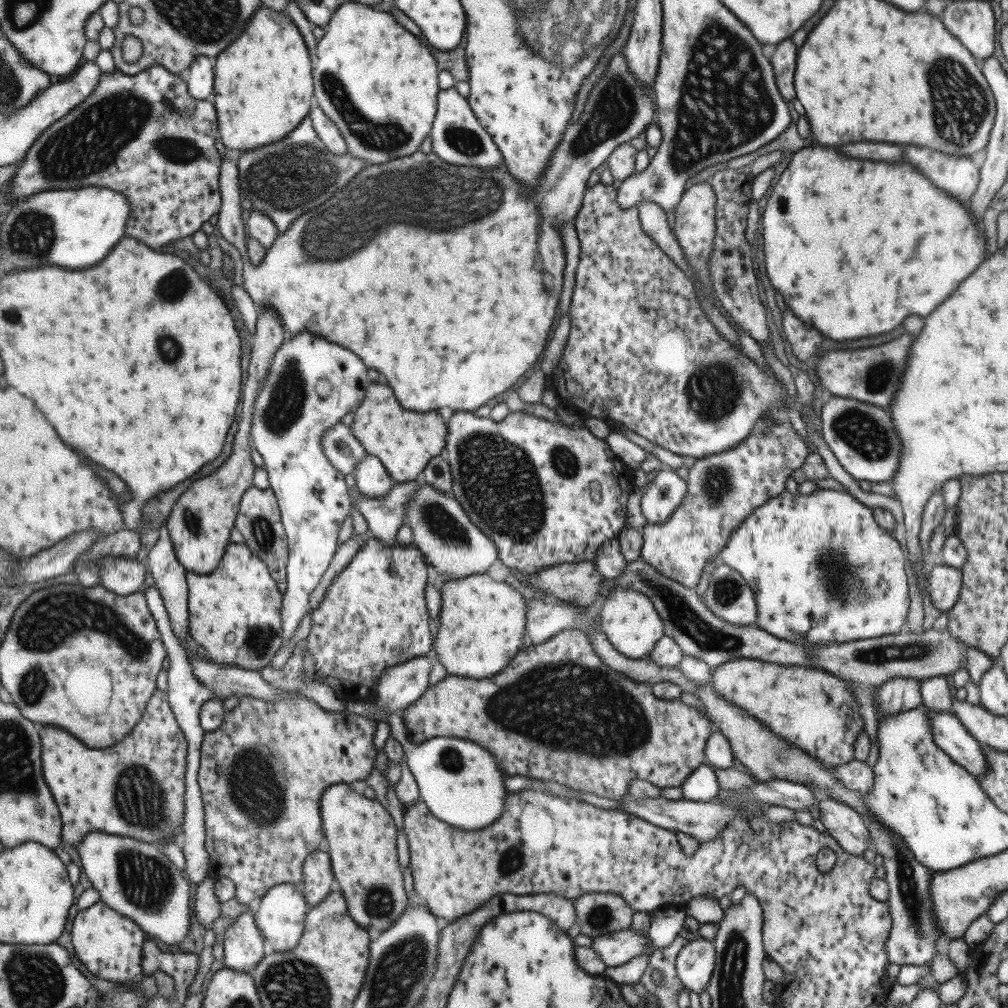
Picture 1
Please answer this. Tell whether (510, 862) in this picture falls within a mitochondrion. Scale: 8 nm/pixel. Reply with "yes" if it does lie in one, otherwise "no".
yes

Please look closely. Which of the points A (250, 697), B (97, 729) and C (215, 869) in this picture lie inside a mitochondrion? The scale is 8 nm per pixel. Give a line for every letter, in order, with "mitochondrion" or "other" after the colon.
A: other
B: other
C: other

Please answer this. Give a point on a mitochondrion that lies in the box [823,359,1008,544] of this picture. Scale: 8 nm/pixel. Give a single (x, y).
(863, 433)

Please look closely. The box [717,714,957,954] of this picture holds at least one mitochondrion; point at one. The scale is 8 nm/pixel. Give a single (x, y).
(909, 893)

